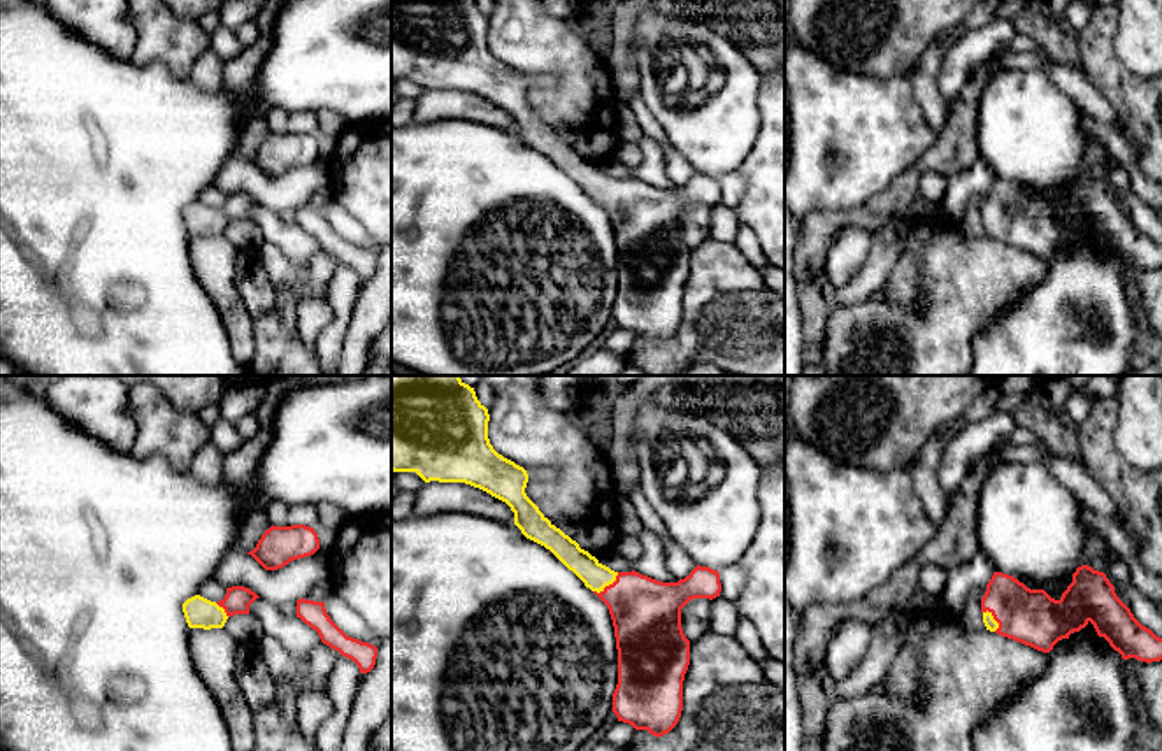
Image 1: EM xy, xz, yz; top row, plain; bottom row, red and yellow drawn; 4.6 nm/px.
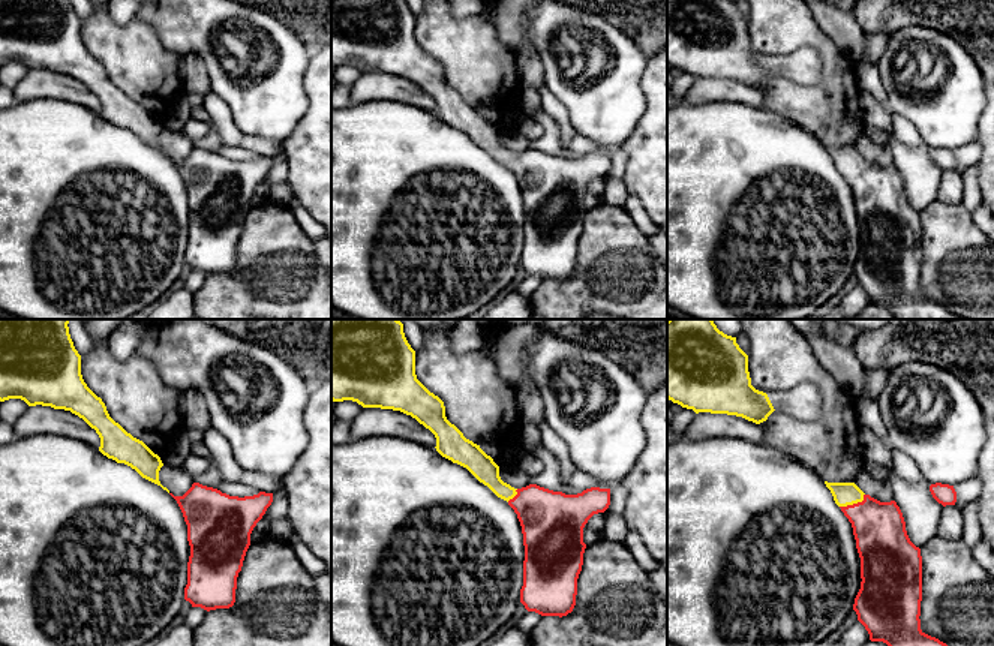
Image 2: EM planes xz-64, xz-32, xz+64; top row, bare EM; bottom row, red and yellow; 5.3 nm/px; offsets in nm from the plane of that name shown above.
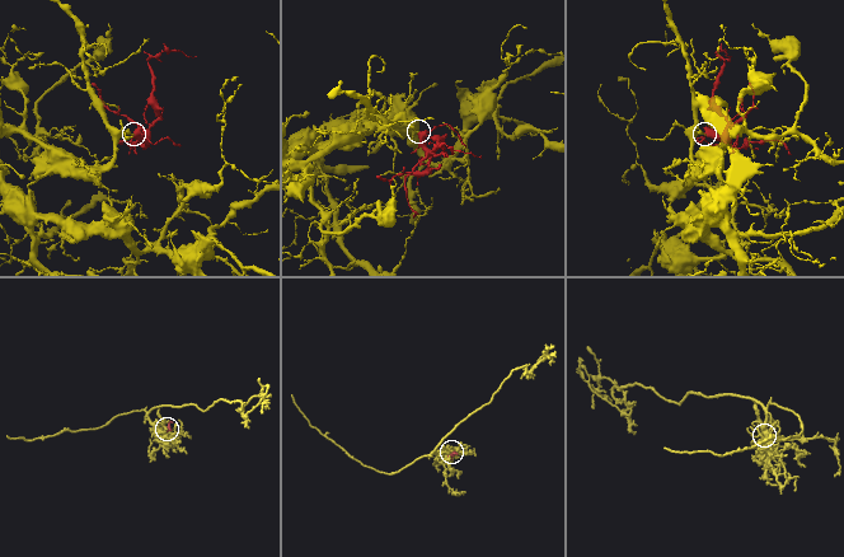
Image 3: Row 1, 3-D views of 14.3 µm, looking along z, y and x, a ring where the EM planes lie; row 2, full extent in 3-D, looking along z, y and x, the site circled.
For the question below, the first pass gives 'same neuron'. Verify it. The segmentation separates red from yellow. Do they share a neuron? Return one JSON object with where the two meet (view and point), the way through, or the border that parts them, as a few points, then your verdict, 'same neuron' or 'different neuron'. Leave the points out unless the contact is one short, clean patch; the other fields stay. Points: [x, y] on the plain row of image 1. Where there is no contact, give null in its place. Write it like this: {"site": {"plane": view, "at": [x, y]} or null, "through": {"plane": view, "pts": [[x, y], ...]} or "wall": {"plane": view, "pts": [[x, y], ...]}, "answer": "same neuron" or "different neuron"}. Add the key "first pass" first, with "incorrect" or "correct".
{"first pass": "correct", "site": {"plane": "xz", "at": [609, 192]}, "through": {"plane": "xz", "pts": [[646, 221], [625, 200], [609, 192], [595, 183]]}, "answer": "same neuron"}

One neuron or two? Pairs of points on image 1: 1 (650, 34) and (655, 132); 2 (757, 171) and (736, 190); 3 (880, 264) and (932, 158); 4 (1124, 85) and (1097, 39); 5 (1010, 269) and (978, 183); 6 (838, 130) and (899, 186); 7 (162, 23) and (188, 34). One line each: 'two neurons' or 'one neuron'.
1: two neurons
2: two neurons
3: two neurons
4: one neuron
5: two neurons
6: two neurons
7: one neuron

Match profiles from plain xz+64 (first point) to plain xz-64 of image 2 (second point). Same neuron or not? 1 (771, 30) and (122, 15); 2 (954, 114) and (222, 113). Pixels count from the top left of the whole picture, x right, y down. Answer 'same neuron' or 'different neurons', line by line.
1: different neurons
2: different neurons

